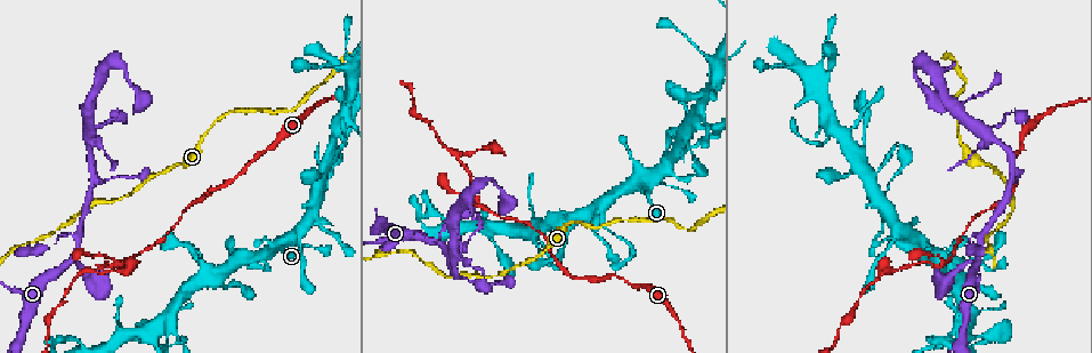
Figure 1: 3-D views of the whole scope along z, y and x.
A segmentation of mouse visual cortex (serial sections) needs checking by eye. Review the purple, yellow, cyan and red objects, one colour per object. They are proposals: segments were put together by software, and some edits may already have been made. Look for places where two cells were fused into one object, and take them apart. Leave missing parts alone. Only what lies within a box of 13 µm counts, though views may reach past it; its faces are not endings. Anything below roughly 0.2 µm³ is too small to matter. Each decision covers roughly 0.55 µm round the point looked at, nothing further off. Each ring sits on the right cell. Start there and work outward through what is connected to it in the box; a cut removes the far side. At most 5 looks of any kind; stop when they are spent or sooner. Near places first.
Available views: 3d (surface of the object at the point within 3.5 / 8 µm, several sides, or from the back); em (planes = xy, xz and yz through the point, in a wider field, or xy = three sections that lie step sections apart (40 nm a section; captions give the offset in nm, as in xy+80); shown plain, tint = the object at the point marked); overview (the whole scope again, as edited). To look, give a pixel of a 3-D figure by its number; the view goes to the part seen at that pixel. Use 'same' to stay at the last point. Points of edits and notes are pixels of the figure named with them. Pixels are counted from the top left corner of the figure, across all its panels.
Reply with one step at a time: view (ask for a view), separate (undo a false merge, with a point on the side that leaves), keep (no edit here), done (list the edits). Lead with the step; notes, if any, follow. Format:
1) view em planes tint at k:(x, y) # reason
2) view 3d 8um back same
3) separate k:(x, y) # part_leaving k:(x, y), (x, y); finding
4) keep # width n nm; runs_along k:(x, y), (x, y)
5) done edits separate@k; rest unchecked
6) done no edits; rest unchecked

view 3d 3.5um at 1:(918, 62) # abrupt turn

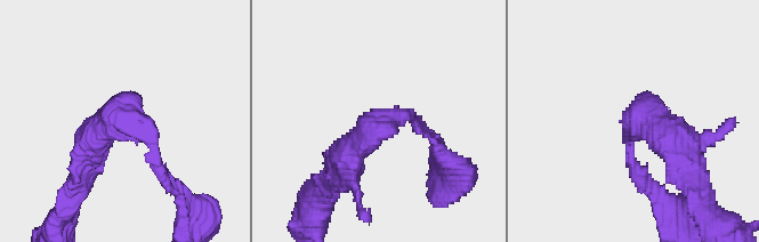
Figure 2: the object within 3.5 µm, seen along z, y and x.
view em xy step 1 tint at 2:(381, 119) # arm_widths 150, 450 nm

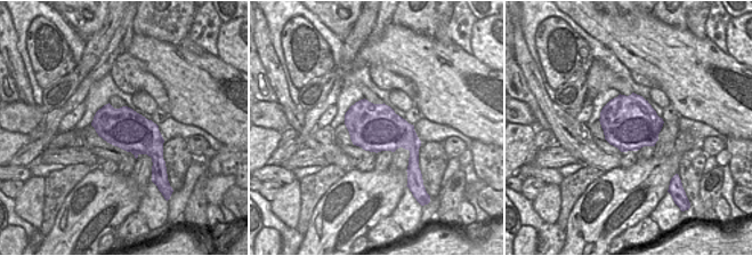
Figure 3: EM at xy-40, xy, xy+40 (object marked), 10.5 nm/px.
keep # runs_along 2:(342, 171), (381, 121), (420, 128); one cell here

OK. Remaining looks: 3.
view 3d 3.5um at 1:(533, 232) # thick turns thin

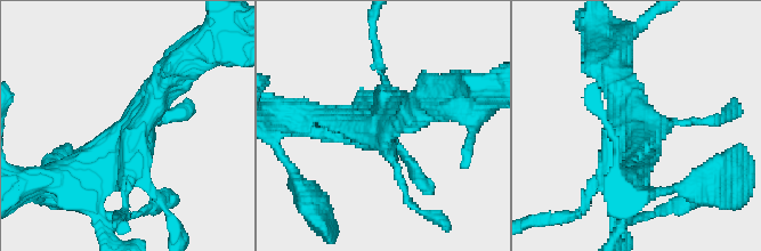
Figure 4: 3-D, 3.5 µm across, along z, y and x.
view em planes plain at 4:(130, 134) # need the tissue

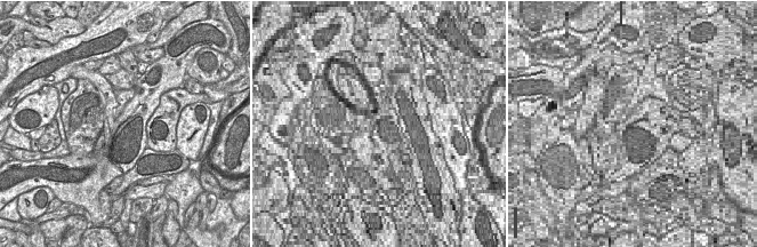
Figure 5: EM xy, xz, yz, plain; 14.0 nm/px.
view em planes tint same # with the object marked

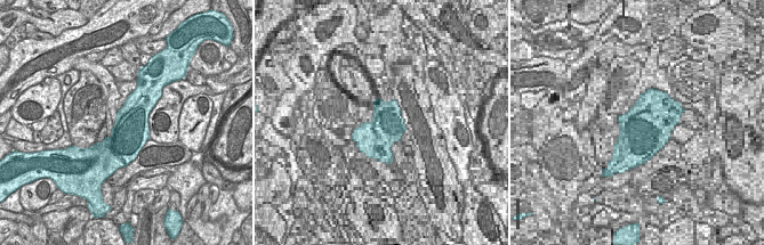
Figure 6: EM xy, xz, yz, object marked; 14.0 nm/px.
keep # one cell here

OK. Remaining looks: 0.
done no edits; rest unchecked

